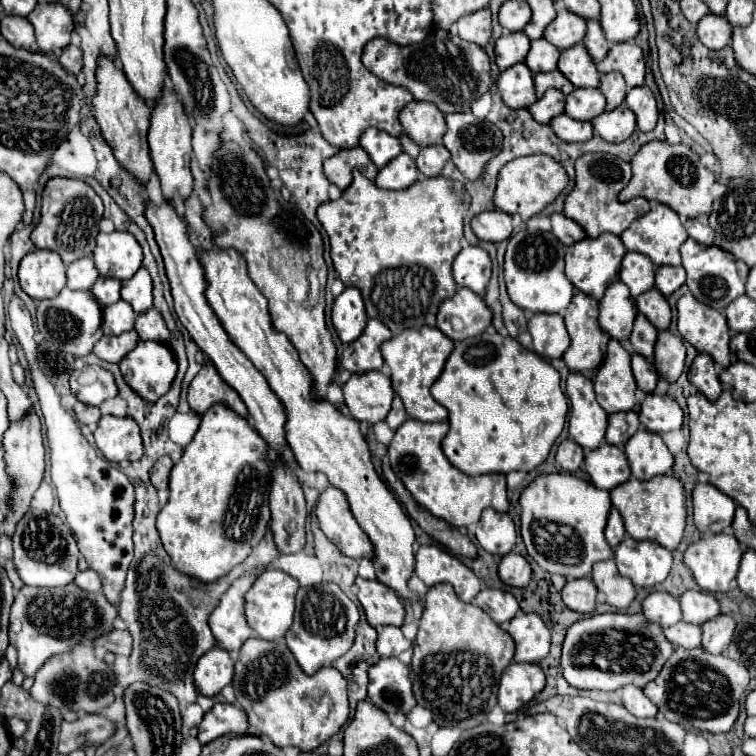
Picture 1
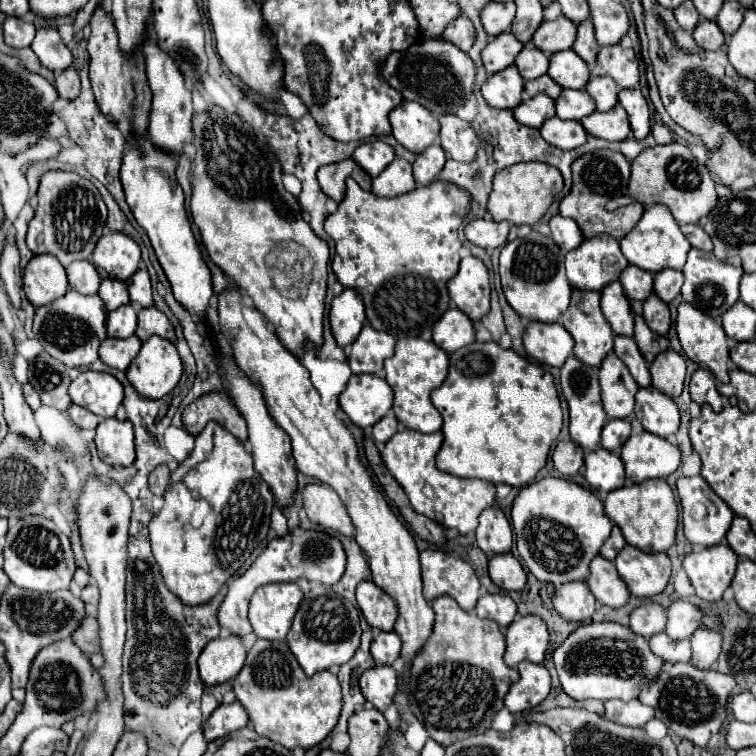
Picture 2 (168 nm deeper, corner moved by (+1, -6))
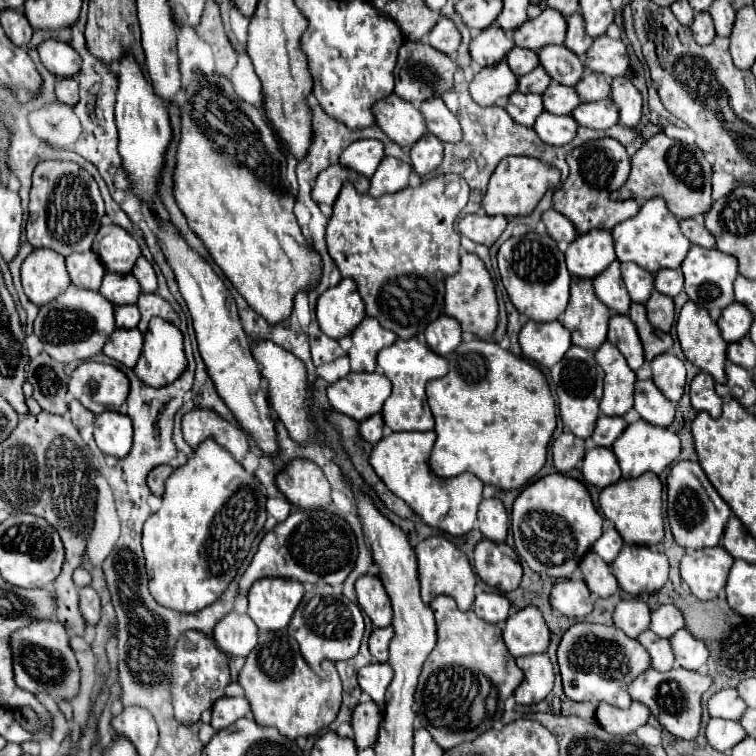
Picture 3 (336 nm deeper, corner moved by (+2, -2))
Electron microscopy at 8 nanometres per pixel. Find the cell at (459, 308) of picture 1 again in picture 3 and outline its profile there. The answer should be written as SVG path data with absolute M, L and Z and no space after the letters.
M441 314L425 328L425 338L427 338L427 346L435 354L447 356L461 344L461 326L457 324L457 320Z

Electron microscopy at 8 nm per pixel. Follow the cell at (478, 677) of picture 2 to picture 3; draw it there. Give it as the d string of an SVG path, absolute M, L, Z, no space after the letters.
M437 596L429 606L437 622L437 646L429 654L419 676L419 686L415 692L415 712L419 724L425 726L429 734L433 734L443 750L449 750L461 742L475 740L477 736L487 732L493 722L501 720L503 704L521 684L523 672L517 668L515 658L505 648L505 642L501 638L501 626L477 618L471 610L461 612L451 596Z

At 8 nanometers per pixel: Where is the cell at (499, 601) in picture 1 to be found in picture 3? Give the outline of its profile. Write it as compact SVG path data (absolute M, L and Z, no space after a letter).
M481 592L473 602L473 612L485 622L493 624L505 622L509 616L509 608L511 608L509 600L497 592Z

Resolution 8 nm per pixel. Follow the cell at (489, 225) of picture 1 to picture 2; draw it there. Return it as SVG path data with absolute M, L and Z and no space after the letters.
M490 218L472 220L464 226L466 238L472 244L486 248L486 250L494 250L498 246L504 246L506 238L508 238L508 230L510 230L508 222L494 222Z

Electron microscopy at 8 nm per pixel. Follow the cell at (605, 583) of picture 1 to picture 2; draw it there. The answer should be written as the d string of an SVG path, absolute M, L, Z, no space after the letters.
M596 556L590 564L590 578L588 578L590 592L598 602L610 608L622 608L630 600L630 592L626 582L620 578L616 566L602 558Z

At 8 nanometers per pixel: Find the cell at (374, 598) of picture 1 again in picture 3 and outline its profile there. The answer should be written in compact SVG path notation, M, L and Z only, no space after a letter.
M365 574L355 582L357 602L363 608L363 612L371 618L375 626L389 626L391 624L391 602L387 598L387 592L381 584L381 580L373 574Z

